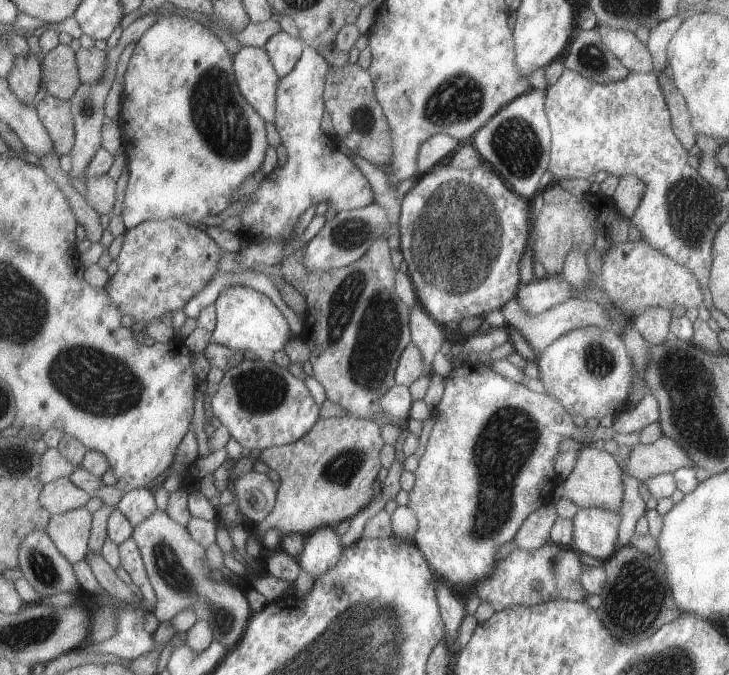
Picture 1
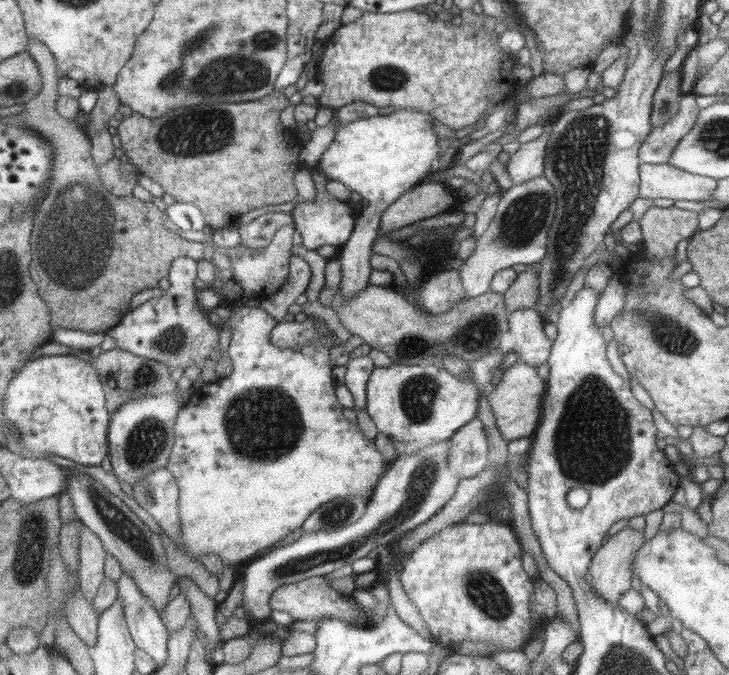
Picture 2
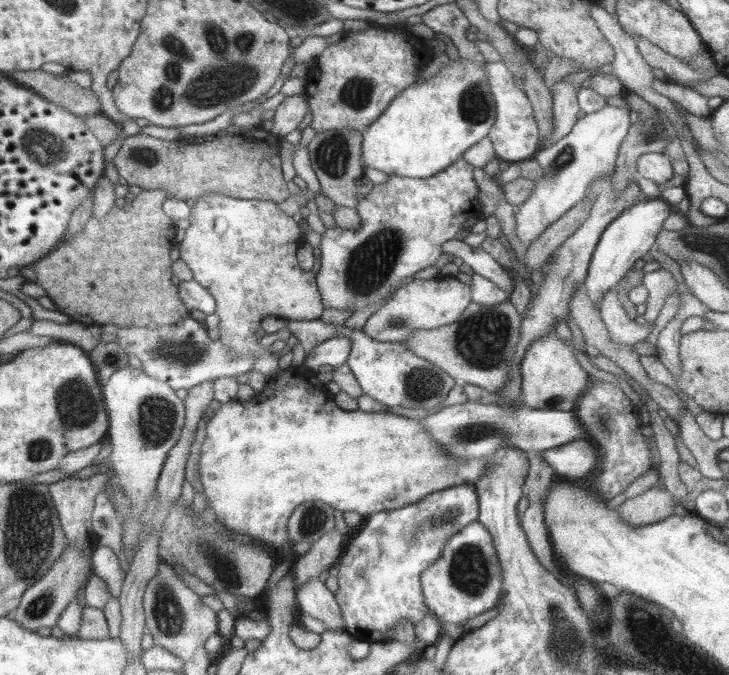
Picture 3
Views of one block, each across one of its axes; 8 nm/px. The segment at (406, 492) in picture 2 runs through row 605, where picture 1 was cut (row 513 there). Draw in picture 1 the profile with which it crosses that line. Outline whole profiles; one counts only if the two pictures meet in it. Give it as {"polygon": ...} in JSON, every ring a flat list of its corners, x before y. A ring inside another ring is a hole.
{"polygon":[[252,469,246,474,240,474,238,480,231,480,230,487,236,494,236,503,250,522,262,522,272,510,277,501,277,489,274,482,266,474]]}

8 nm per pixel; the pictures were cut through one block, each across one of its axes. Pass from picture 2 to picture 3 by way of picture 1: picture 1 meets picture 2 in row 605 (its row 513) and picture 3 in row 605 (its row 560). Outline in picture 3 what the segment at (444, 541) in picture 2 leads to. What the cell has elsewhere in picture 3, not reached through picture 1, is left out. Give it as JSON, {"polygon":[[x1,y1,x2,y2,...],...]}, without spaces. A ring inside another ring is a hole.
{"polygon":[[477,520,467,524,460,532,453,534,441,551,440,558,421,574,421,583,426,604,430,613,434,613,446,624,465,624,469,618,478,616,497,606,503,595,503,568,494,546,493,536]]}

